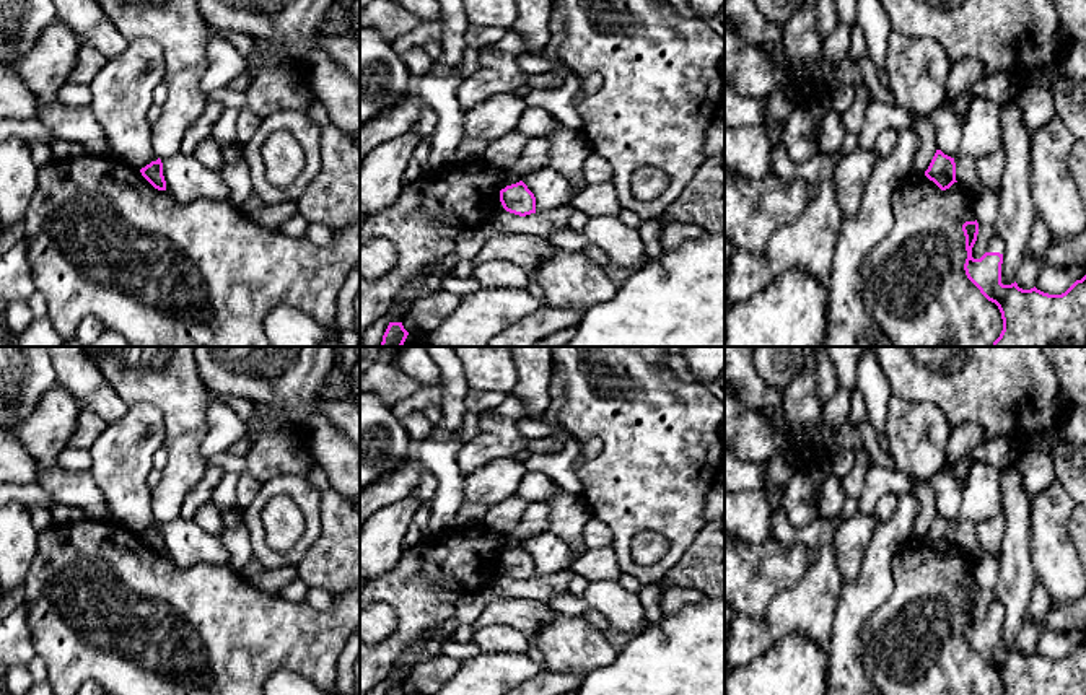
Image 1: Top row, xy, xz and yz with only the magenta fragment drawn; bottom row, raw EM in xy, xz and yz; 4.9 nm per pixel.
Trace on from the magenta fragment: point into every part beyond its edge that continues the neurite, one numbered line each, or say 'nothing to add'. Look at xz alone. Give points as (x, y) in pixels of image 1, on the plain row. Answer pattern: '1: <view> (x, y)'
nothing to add

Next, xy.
nothing to add

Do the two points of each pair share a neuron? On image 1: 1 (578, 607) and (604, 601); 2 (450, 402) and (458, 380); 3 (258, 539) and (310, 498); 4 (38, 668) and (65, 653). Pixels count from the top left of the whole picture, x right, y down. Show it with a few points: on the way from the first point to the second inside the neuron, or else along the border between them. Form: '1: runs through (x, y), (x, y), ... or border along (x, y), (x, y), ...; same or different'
1: runs through (585, 603), (598, 601); same
2: runs through (453, 397), (455, 384); same
3: runs through (256, 518), (258, 503), (272, 489), (289, 489); same
4: border along (36, 655), (43, 660), (48, 677); different

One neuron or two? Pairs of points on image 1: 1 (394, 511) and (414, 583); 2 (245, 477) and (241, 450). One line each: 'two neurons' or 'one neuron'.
1: two neurons
2: two neurons

